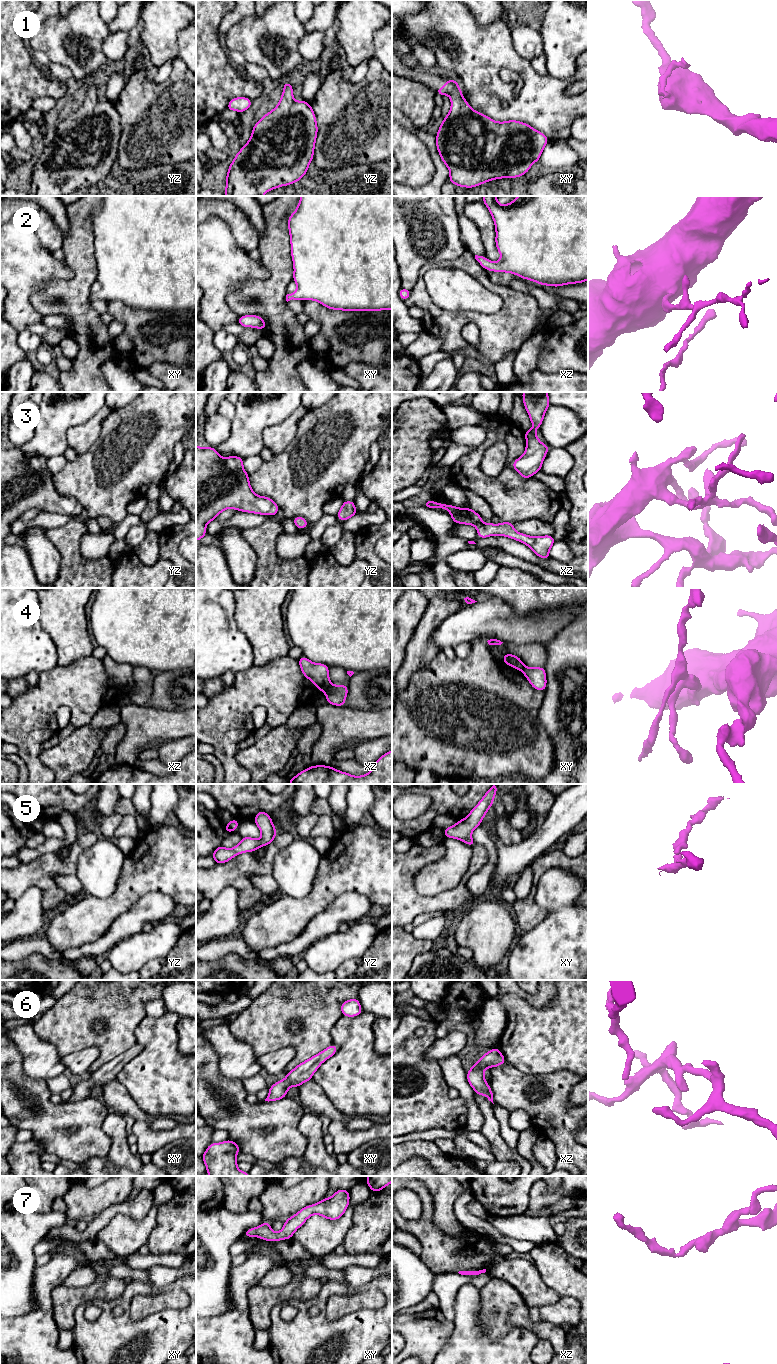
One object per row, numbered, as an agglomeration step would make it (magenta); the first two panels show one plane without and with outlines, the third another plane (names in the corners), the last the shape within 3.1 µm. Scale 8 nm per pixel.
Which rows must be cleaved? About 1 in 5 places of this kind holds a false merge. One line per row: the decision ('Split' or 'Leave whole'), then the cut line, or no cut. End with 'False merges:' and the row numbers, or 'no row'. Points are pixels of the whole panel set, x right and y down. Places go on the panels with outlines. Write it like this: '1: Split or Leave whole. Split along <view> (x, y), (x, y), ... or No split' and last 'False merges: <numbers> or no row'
1: Leave whole. No split
2: Leave whole. No split
3: Leave whole. No split
4: Split. Split along xz (331, 684), (324, 692)
5: Leave whole. No split
6: Leave whole. No split
7: Leave whole. No split
False merges: 4

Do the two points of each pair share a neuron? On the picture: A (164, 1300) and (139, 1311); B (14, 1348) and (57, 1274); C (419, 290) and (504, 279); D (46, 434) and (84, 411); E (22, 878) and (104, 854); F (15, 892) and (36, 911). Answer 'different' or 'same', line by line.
A: same
B: same
C: different
D: same
E: different
F: different

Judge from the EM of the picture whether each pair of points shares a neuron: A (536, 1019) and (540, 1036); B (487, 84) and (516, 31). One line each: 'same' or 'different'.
A: same
B: different

